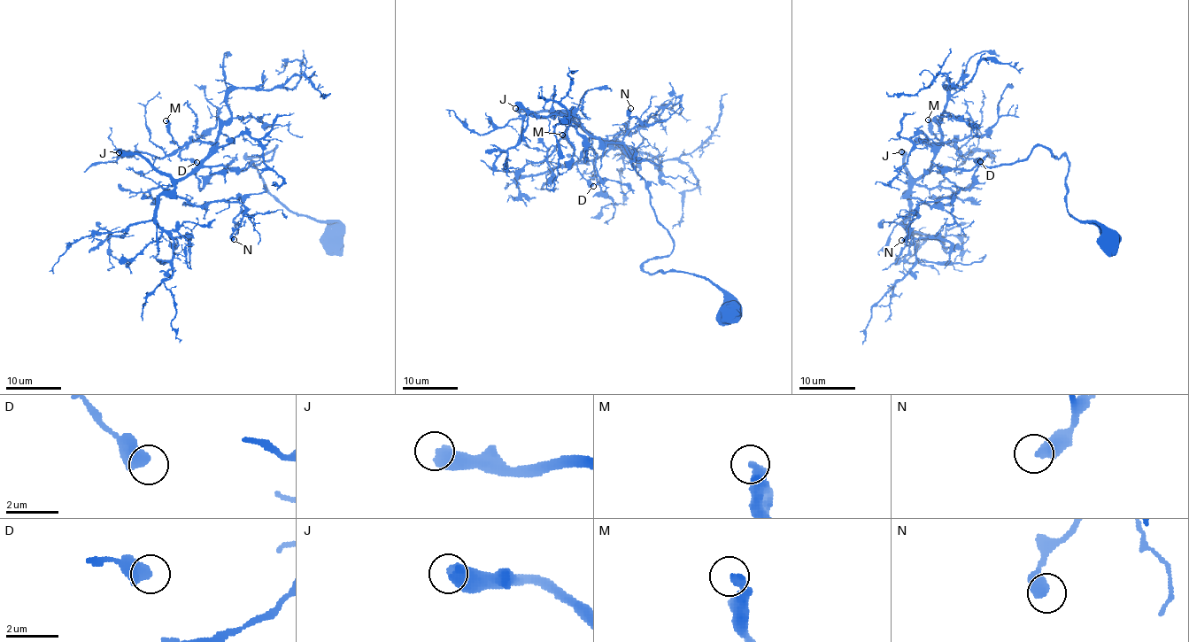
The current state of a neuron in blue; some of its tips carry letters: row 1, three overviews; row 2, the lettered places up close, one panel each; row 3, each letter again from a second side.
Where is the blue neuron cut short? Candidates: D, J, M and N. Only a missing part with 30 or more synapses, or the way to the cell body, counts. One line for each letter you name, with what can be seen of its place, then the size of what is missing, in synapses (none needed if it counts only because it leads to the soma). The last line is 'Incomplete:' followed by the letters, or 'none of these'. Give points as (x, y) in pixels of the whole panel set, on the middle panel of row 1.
J: place (515, 108); 300 synapses
Incomplete: J

